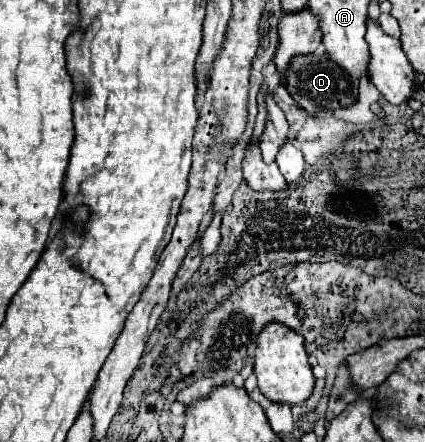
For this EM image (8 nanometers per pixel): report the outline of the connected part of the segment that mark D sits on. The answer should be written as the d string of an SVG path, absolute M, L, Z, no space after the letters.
M305 54L291 60L291 66L287 70L287 92L303 112L307 112L309 116L317 116L321 110L337 110L355 104L349 80L351 78L347 76L347 72L341 66L335 66L335 62L327 58L327 54Z

